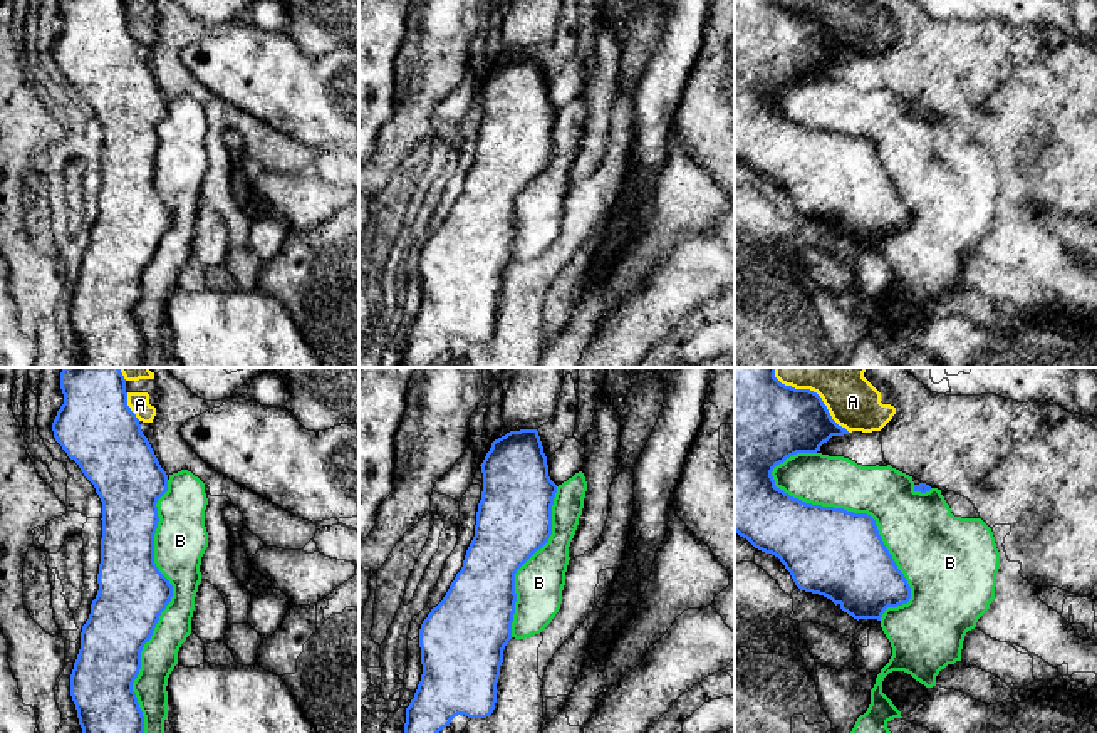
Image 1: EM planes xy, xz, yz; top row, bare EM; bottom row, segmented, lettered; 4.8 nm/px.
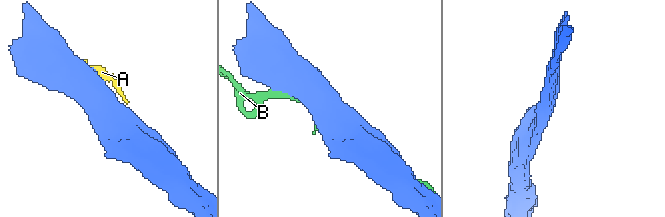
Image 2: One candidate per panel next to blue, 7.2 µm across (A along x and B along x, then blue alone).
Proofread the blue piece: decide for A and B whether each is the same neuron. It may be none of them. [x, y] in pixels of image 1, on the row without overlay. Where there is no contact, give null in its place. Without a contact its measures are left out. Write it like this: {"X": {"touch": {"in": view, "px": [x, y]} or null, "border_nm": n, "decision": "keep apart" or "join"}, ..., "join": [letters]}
{"A": {"touch": {"in": "yz", "px": [816, 17]}, "border_nm": 460, "decision": "keep apart"}, "B": {"touch": {"in": "yz", "px": [866, 138]}, "border_nm": 900, "decision": "keep apart"}, "join": []}

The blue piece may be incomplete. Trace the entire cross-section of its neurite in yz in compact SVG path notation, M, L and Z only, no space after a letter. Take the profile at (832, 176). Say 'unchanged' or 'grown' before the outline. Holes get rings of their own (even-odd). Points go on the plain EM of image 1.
unchanged; M735 0L735 156L755 173L778 181L800 215L830 223L857 245L881 245L887 231L909 226L911 211L886 173L876 144L867 138L805 127L777 112L772 101L773 92L787 82L817 77L832 60L847 57L832 44L817 17L785 10L775 0Z

